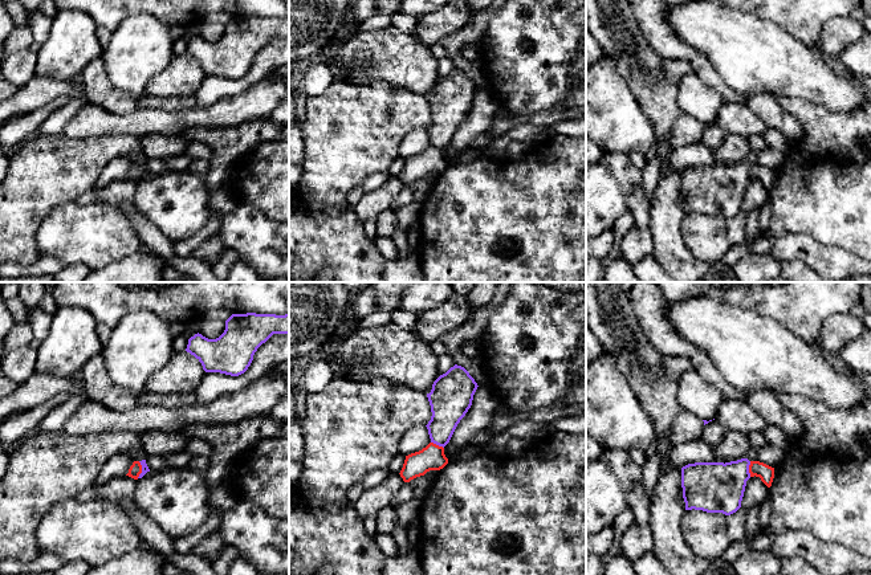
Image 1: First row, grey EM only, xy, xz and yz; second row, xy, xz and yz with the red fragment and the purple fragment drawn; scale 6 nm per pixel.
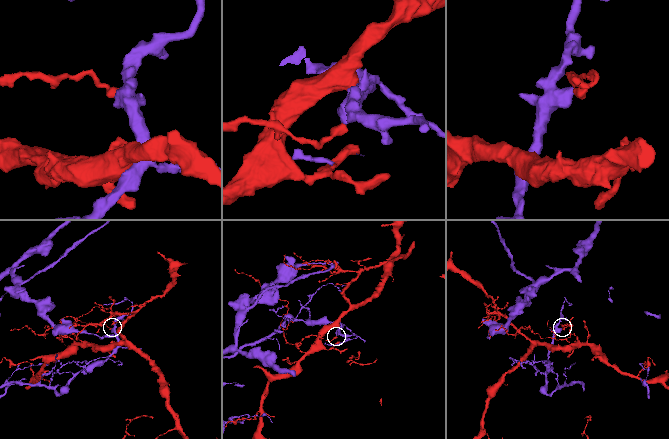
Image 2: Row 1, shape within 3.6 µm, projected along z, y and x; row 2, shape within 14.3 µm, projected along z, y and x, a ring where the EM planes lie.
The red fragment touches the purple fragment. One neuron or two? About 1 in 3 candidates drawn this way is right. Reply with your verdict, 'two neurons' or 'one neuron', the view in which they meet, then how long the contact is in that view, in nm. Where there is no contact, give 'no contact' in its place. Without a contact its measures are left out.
two neurons | xy | 110 nm

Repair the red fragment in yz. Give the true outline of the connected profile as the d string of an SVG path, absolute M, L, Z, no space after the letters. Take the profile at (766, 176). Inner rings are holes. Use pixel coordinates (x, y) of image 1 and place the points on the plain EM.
M750 164L750 168L749 168L749 176L750 176L750 180L760 180L761 184L768 189L770 191L772 189L772 185L773 185L773 182L774 182L774 171L764 167L764 166L760 166L760 164Z

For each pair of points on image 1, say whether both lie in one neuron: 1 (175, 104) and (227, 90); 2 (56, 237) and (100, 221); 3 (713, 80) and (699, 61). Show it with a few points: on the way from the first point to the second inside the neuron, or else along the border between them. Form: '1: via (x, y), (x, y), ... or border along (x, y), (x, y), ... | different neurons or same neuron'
1: border along (194, 94), (195, 105) | different neurons
2: via (66, 233), (89, 232) | same neuron
3: via (709, 76), (701, 65) | same neuron

